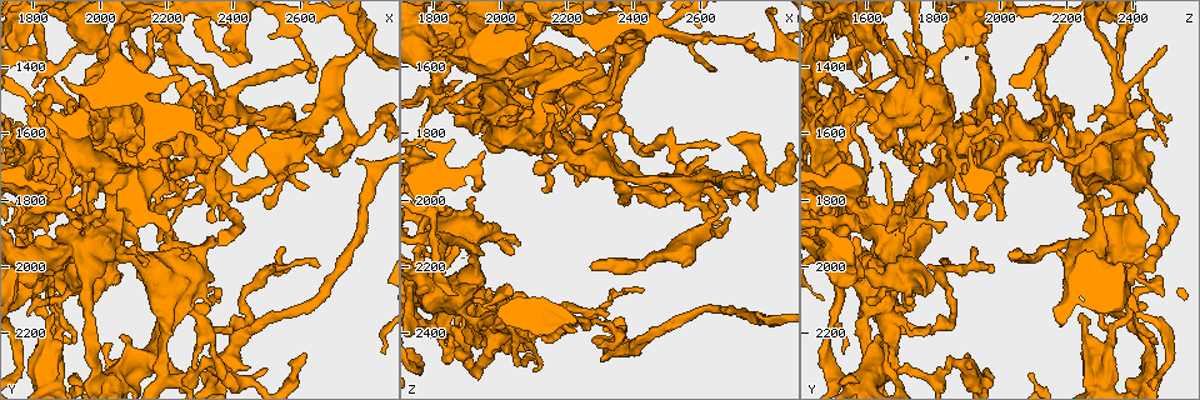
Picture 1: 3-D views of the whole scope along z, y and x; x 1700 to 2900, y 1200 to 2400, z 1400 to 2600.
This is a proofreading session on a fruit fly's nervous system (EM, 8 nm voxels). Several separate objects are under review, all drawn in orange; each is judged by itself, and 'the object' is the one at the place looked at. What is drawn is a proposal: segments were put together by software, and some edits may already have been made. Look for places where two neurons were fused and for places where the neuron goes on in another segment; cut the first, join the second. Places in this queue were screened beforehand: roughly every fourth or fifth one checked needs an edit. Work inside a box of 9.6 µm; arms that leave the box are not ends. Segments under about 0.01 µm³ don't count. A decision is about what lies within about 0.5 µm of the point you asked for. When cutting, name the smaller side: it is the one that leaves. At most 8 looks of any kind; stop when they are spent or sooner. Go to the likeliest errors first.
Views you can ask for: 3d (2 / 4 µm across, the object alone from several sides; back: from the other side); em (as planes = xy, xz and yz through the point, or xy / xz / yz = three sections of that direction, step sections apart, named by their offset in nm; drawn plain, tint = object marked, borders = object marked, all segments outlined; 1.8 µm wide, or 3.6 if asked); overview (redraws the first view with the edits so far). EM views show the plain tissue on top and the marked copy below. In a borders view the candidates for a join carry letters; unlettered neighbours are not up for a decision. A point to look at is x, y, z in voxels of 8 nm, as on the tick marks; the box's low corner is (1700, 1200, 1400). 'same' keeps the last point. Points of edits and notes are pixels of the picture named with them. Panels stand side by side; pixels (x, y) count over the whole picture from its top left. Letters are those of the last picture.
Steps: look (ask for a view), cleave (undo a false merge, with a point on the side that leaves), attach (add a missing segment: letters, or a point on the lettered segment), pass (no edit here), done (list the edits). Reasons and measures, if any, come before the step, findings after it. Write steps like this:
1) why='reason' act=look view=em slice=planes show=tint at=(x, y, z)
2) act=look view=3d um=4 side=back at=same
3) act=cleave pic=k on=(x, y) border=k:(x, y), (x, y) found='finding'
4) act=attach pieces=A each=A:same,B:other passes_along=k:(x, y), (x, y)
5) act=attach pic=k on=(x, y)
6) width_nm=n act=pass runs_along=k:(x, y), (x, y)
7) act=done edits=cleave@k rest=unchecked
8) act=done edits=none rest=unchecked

why='thin neck' act=look view=3d um=4 at=(1880, 1740, 2250)

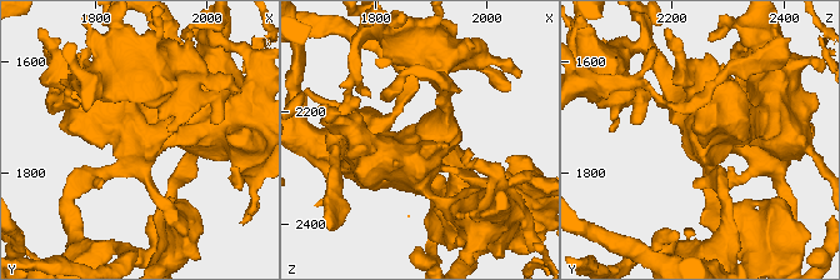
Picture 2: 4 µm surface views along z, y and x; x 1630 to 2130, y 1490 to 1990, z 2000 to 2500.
act=look view=em um=3.6 slice=xz step=8 show=tint at=(1885, 1740, 2255)

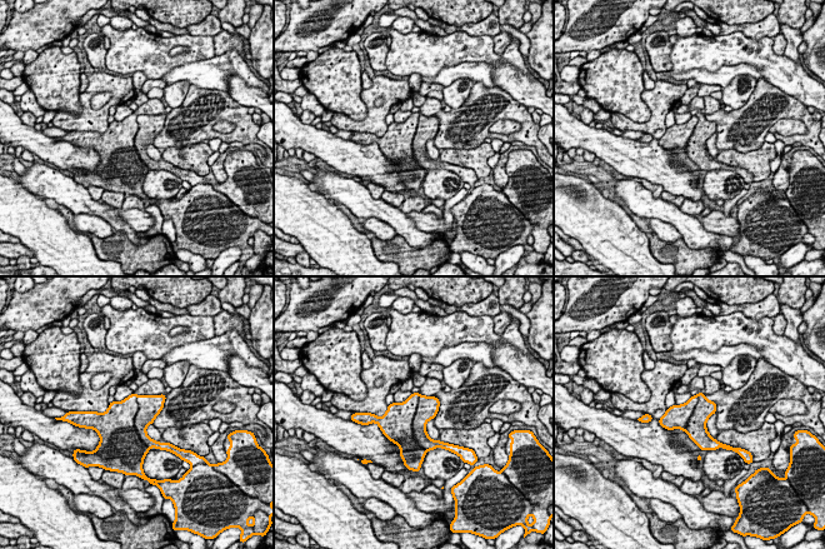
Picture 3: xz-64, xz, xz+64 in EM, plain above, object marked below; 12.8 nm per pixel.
why='another direction' act=look view=em um=3.6 slice=planes show=borders at=same

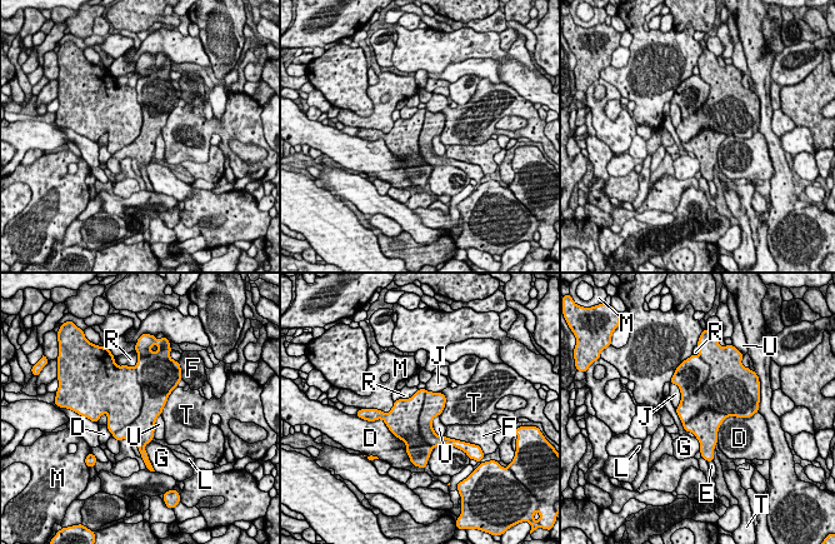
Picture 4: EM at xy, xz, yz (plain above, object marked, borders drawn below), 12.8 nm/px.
act=cleave pic=4 on=(124, 400) each=D:other,E:other,F:other,G:other,J:other,L:other,M:other,R:other,T:other,U:other border=4:(136, 370), (141, 410), (113, 434) found='two neurons meet here'

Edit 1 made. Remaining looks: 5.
why='see it whole again' act=look view=overview

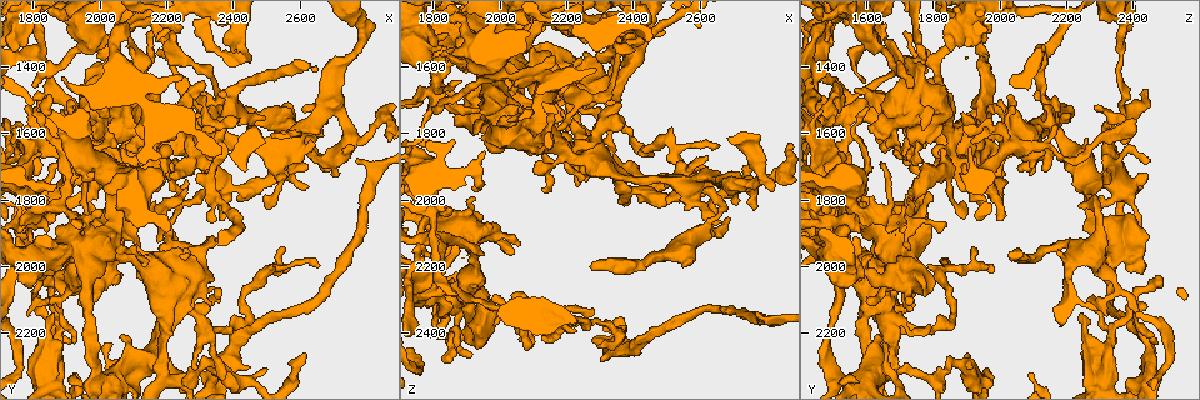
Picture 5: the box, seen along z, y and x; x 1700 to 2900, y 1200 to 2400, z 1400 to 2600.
why='four-way junction' act=look view=3d um=2 at=(2070, 1310, 1640)

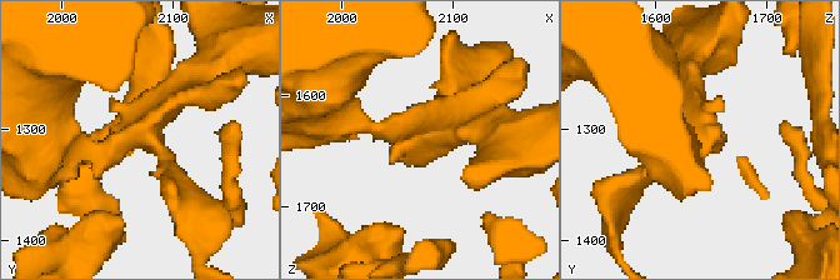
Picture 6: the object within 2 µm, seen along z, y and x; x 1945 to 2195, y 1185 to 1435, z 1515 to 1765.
why='now the EM' act=look view=em slice=planes show=borders at=(2076, 1308, 1628)

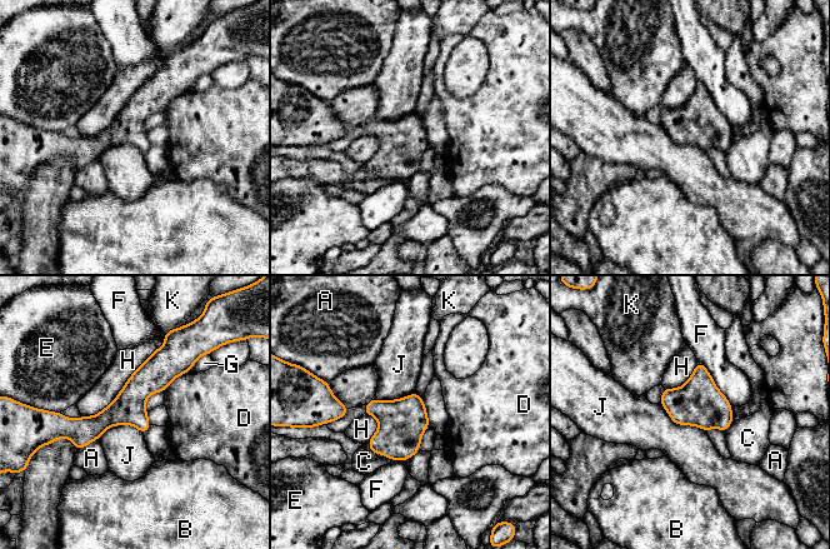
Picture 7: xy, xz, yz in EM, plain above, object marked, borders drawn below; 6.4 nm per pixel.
width_nm=200 act=pass each=A:other,B:other,C:other,D:other,E:other,F:other,G:other,H:other,J:other,K:other border=7:(660, 403), (675, 423), (705, 432) found='one neuron here'

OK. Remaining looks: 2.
act=look view=em slice=yz step=4 show=tint at=(1810, 1860, 1670)

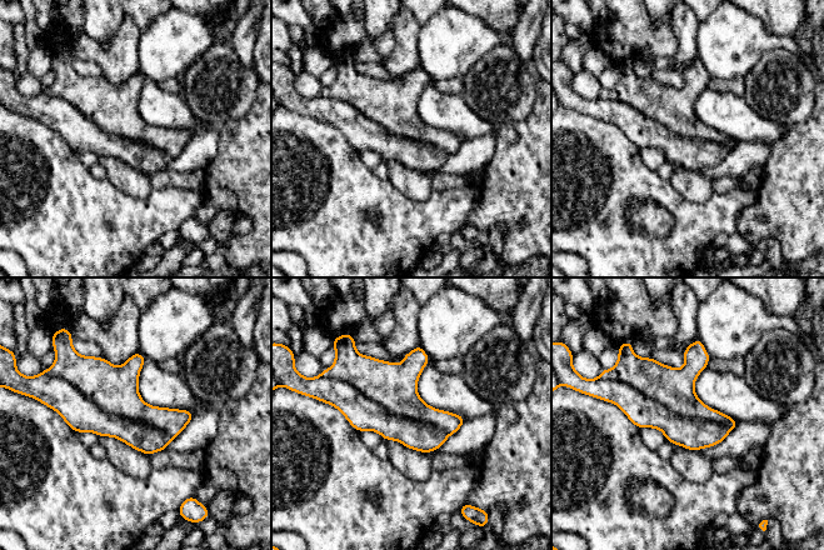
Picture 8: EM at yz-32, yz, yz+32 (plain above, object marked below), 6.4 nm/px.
act=look view=em slice=yz step=4 show=borders at=same

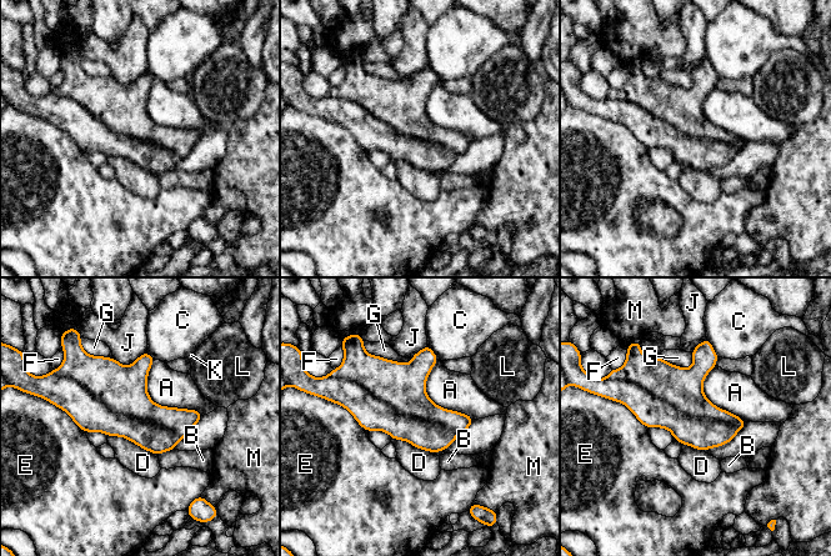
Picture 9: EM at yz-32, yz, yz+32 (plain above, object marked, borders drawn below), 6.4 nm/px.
act=cleave pic=9 on=(88, 412) each=A:other,B:other,C:other,D:other,E:other,F:other,G:other,J:other,K:other,L:other,M:other found='two neurons meet here'

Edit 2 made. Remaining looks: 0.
act=done edits=cleave@4,cleave@9 rest=unchecked

